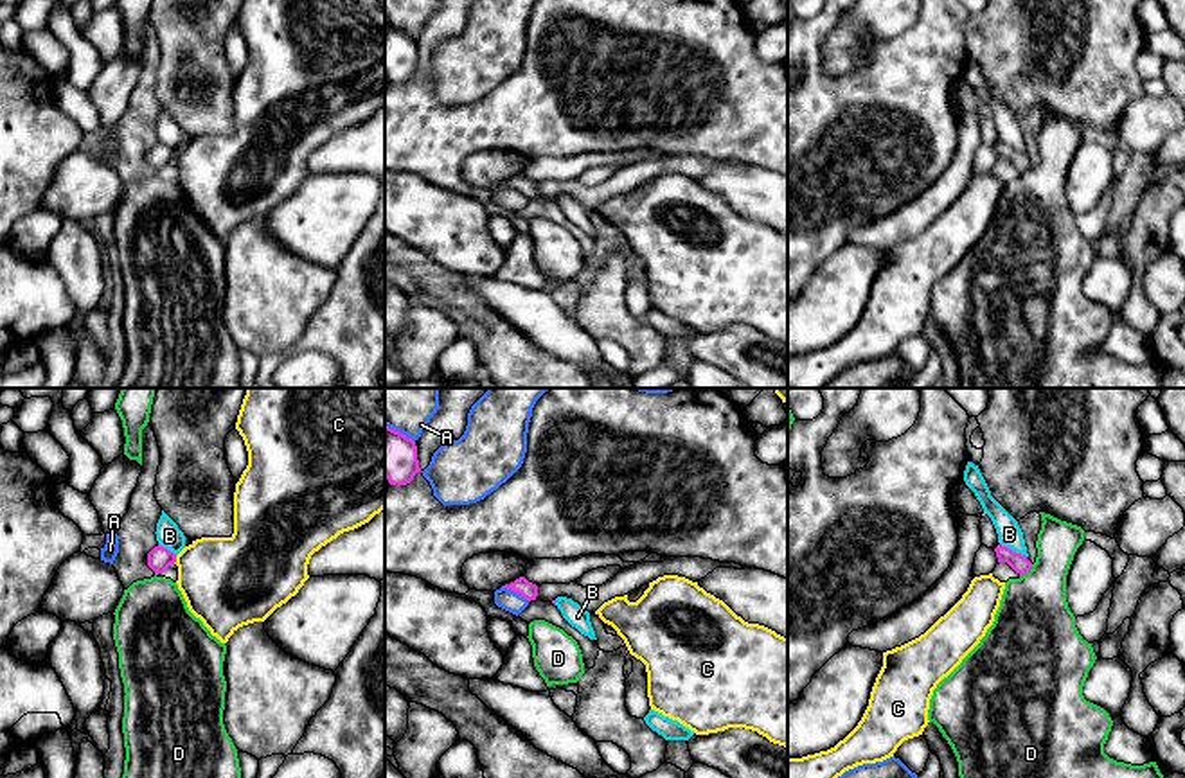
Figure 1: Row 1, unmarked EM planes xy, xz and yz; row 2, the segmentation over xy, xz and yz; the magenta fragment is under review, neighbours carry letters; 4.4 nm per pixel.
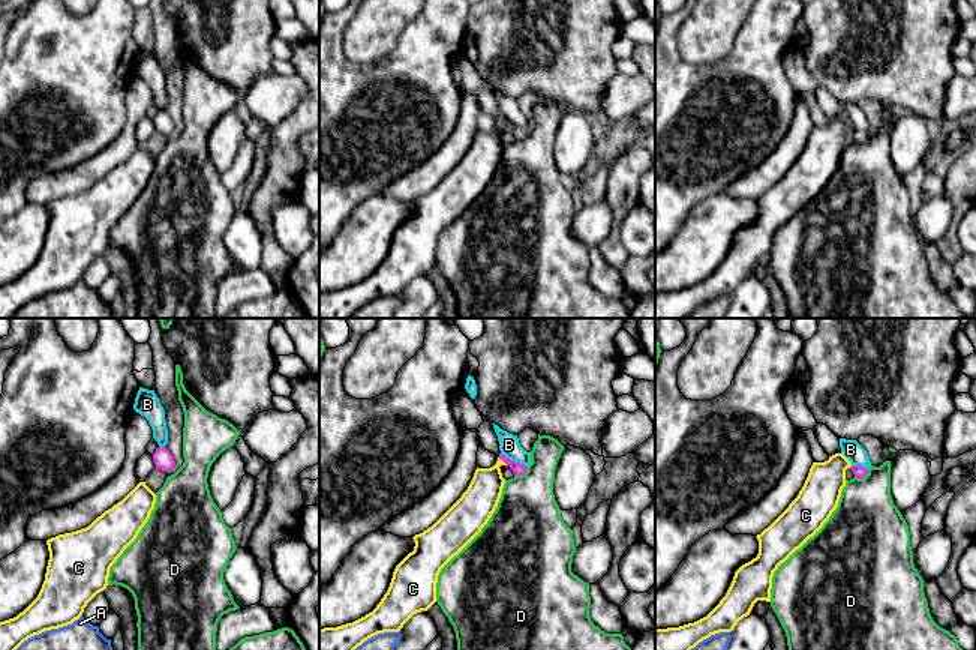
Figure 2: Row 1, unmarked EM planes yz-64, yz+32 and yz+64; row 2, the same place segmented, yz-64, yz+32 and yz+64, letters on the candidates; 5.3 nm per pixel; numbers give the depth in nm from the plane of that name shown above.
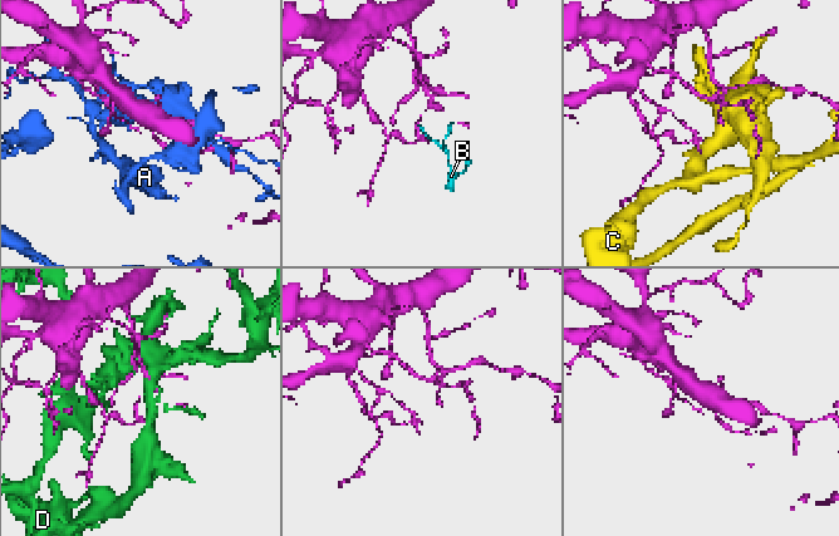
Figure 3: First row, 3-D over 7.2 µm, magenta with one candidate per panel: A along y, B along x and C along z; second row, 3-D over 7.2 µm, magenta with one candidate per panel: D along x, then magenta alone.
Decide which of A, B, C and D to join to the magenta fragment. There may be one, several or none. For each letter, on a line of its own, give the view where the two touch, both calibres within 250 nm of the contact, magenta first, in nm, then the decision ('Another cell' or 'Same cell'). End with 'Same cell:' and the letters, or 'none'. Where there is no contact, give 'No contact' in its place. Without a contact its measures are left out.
A: Touches magenta in xz. Thickness 80 nm (magenta) against 90 nm. Another cell
B: Touches magenta in yz. Thickness 80 nm (magenta) against 110 nm. Another cell
C: Touches magenta in xy. Thickness 110 nm (magenta) against 400 nm. Another cell
D: Touches magenta in yz. Thickness 80 nm (magenta) against 360 nm. Another cell
Same cell: none

